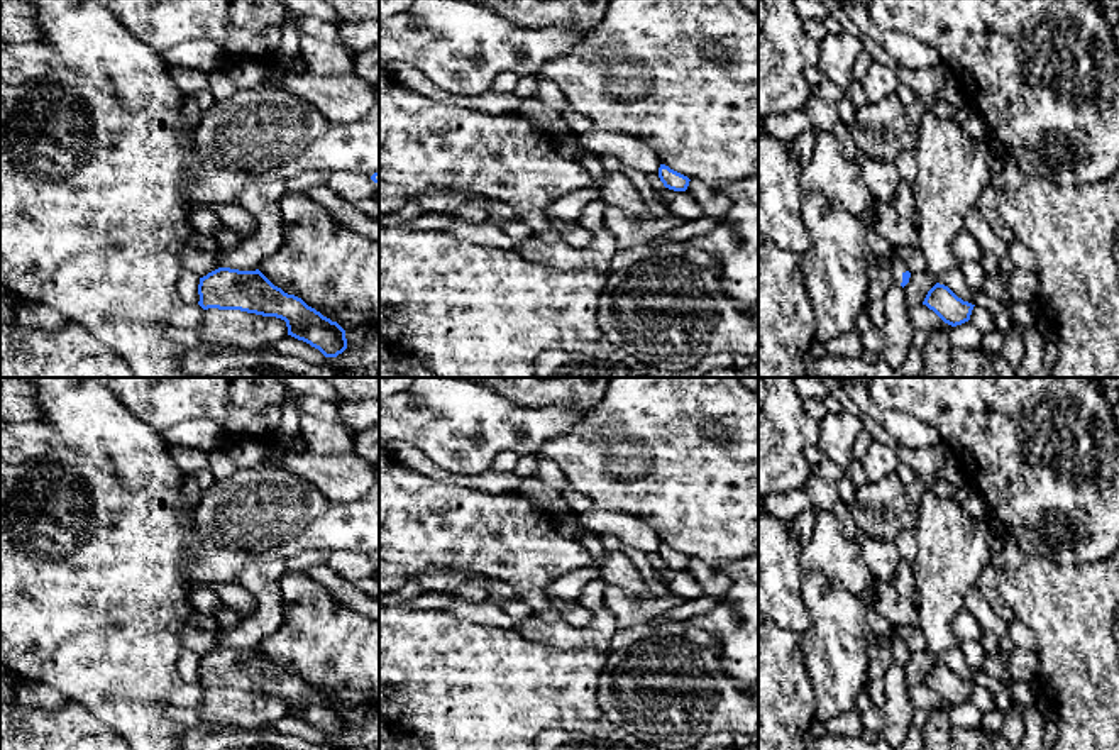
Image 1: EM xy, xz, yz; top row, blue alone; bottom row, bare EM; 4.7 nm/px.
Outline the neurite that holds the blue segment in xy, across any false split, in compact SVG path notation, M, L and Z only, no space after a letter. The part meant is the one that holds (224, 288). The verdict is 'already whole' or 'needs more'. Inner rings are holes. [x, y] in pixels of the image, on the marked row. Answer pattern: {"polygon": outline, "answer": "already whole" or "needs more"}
{"polygon": "M218 267L200 278L198 295L203 310L240 310L281 318L288 335L310 344L325 357L337 357L347 349L345 330L337 322L274 286L259 269Z", "answer": "already whole"}

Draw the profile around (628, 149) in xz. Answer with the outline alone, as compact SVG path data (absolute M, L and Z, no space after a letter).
M593 125L586 134L579 135L582 149L603 157L615 157L621 164L631 166L635 171L650 176L659 173L660 161L648 141L631 134L613 132Z

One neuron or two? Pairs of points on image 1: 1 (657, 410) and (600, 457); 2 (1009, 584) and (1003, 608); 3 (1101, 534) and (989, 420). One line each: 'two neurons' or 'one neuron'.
1: one neuron
2: two neurons
3: one neuron

